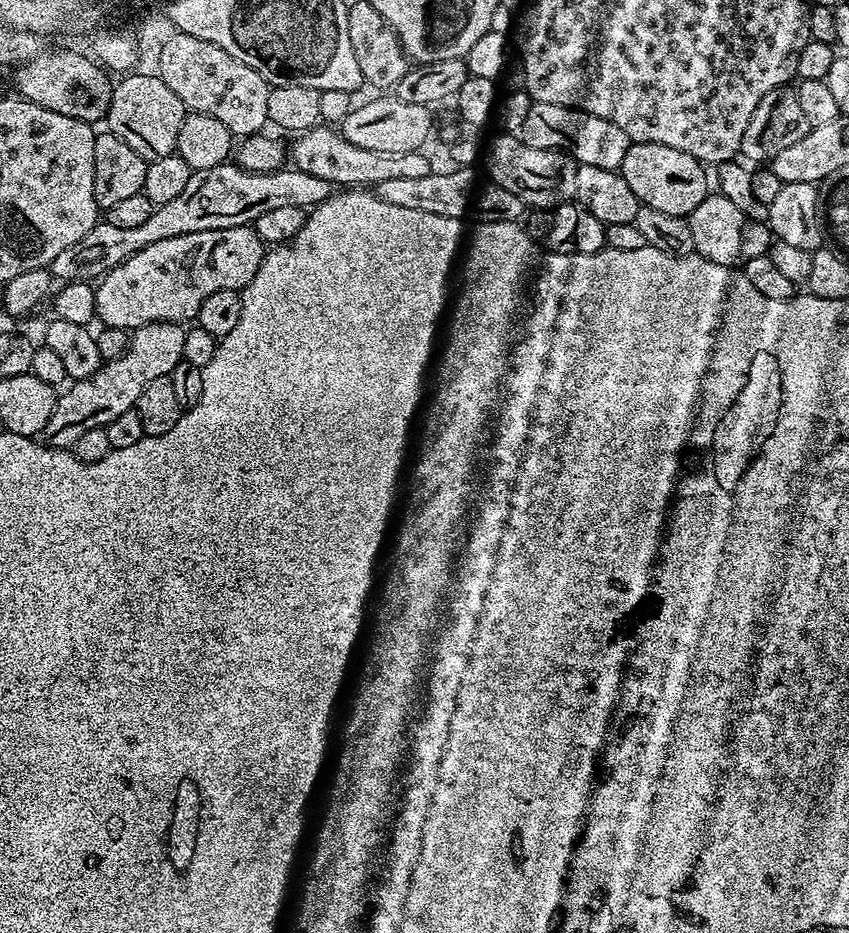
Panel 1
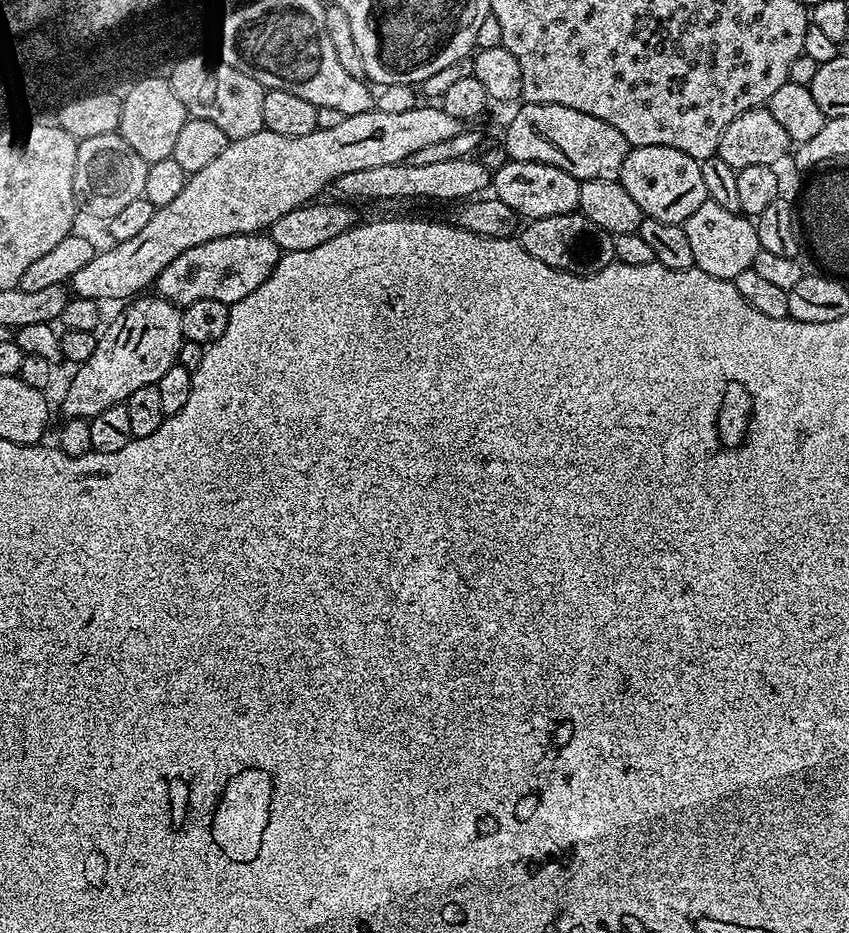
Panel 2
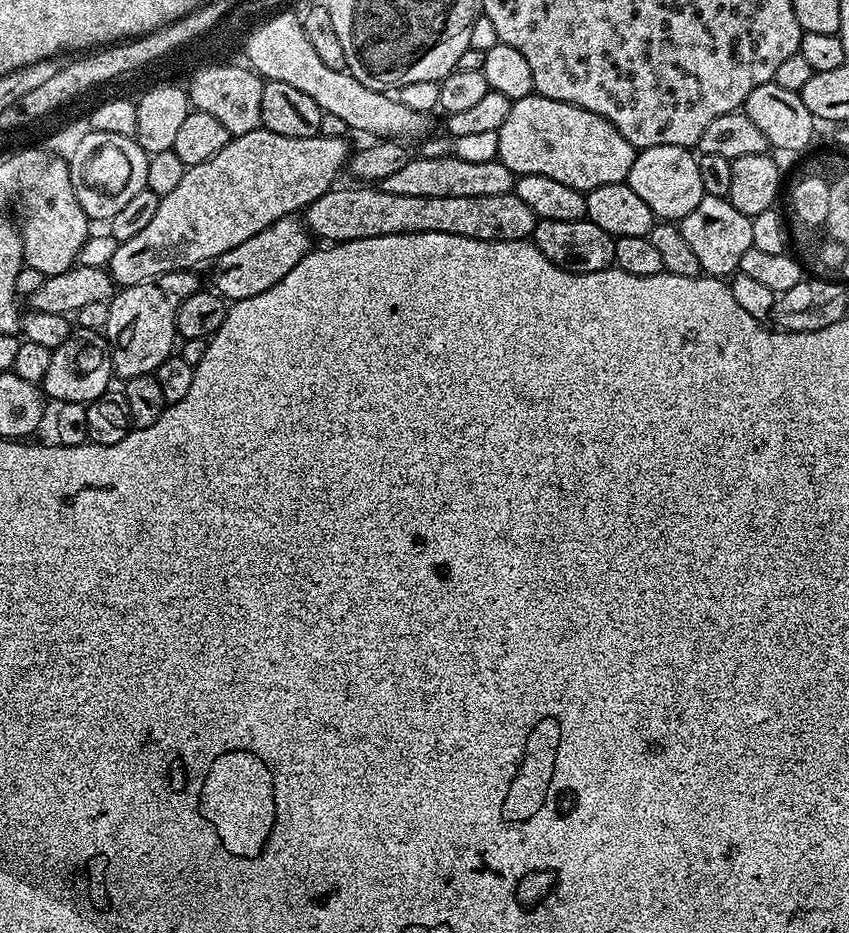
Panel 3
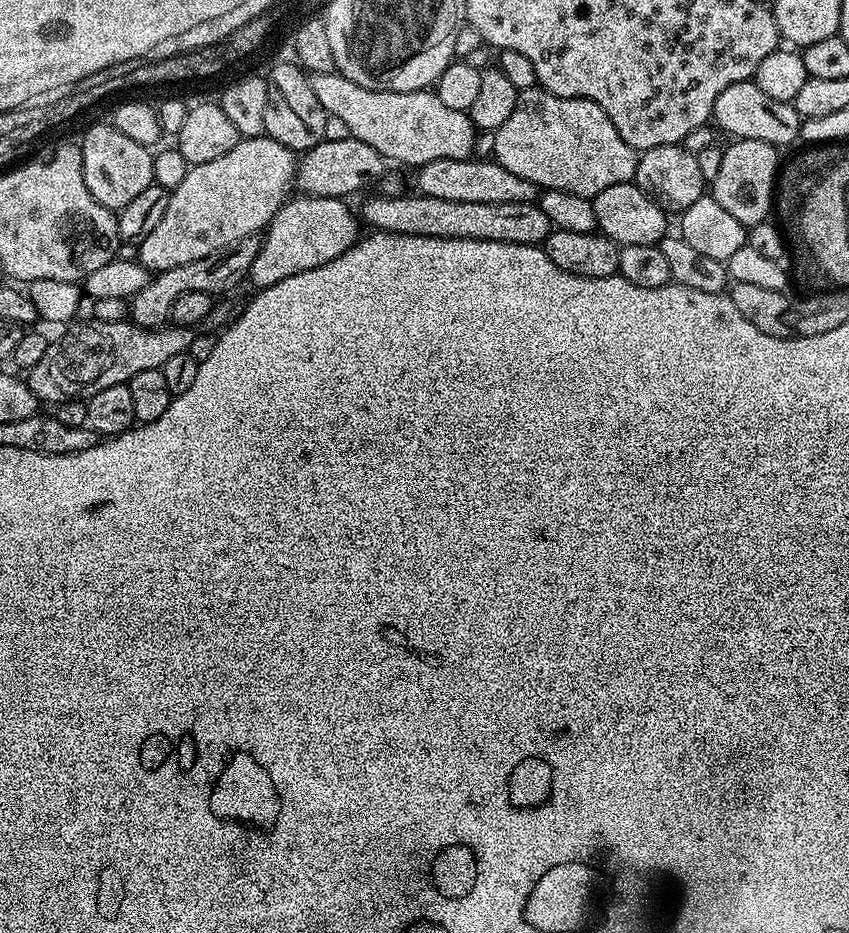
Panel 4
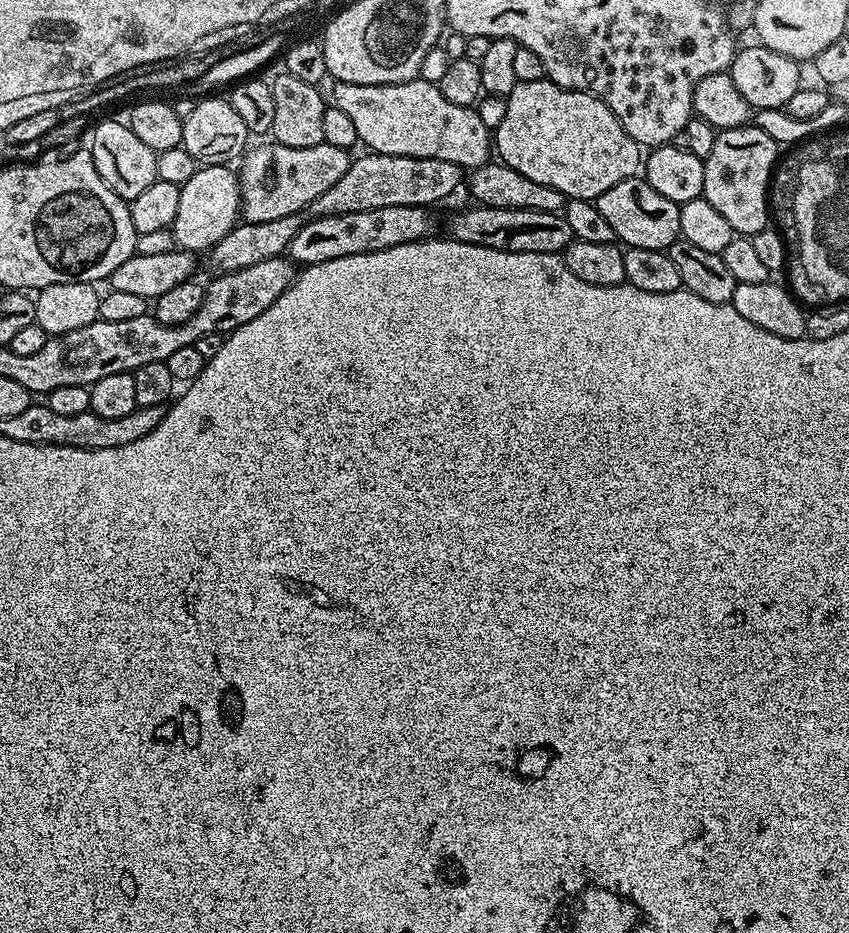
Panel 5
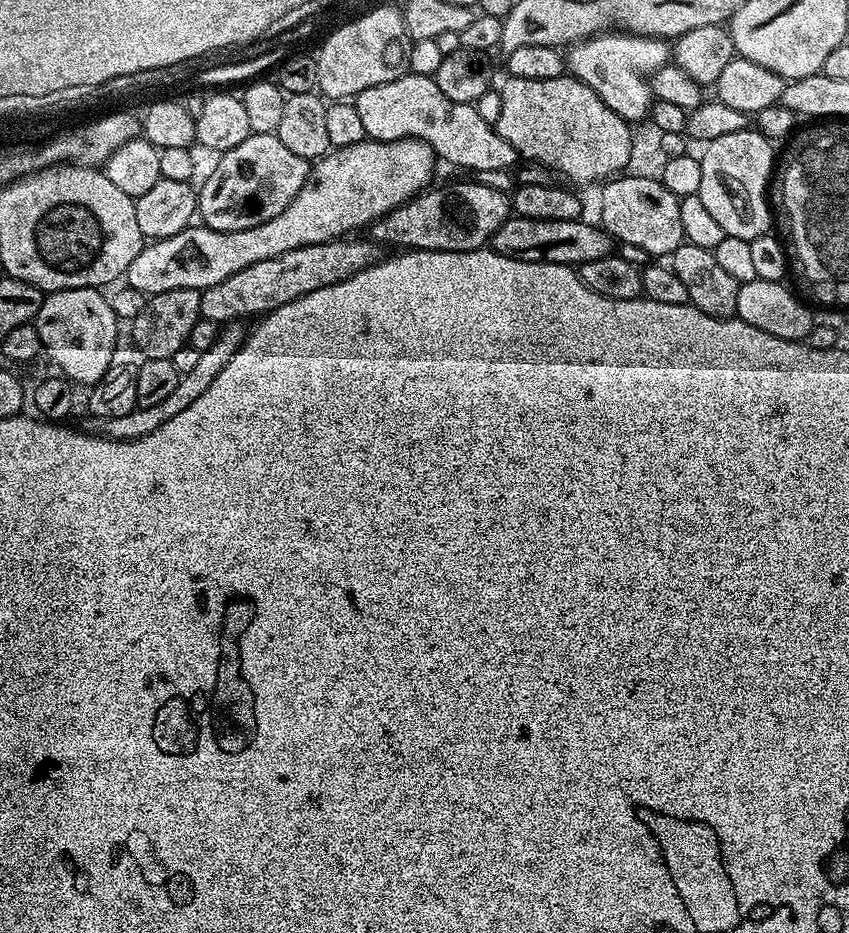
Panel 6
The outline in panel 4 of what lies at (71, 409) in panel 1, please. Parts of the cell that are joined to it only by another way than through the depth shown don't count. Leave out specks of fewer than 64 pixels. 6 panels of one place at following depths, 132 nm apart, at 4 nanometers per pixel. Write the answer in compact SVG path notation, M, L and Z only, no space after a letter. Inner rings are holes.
M259 235L238 238L238 242L230 242L230 246L222 246L222 250L214 250L214 254L206 254L206 258L198 258L194 262L185 262L182 266L174 266L174 270L155 273L148 285L130 301L130 320L140 328L159 328L171 317L174 298L187 294L189 290L208 292L213 298L219 292L228 292L240 283L248 280L248 271L258 258L261 237Z

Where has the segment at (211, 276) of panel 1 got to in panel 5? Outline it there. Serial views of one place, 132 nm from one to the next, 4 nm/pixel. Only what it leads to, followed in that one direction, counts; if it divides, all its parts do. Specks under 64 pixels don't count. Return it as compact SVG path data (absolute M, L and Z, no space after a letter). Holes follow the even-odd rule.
M378 206L378 210L358 210L358 214L334 214L326 218L311 220L304 224L294 240L290 242L287 255L297 265L307 266L330 262L330 258L346 258L350 254L370 254L374 250L390 250L390 246L402 246L415 240L422 240L433 235L432 216L428 208L418 206Z

